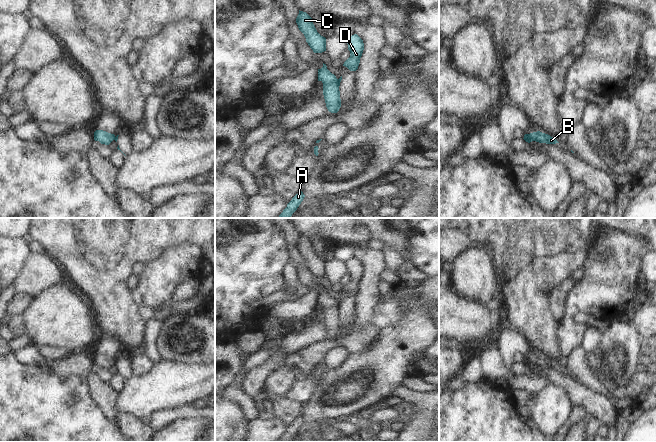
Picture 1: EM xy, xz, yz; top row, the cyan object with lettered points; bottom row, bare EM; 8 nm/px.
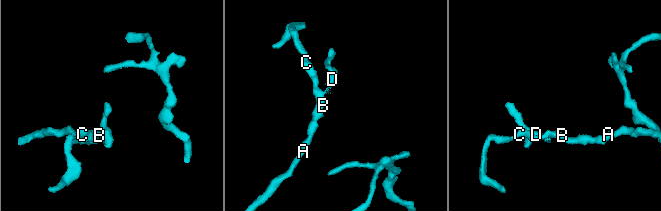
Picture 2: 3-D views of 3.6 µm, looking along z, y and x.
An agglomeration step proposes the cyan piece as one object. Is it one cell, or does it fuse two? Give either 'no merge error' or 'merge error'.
merge error

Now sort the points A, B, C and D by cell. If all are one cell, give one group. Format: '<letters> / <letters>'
A B C / D

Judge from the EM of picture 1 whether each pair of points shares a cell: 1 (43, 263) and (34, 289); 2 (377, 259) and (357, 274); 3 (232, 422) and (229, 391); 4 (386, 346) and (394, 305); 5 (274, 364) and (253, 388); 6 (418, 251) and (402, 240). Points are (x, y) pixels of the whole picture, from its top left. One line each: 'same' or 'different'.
1: same
2: different
3: different
4: different
5: same
6: different

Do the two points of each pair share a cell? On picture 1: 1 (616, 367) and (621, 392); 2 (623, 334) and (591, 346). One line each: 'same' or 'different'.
1: different
2: different

